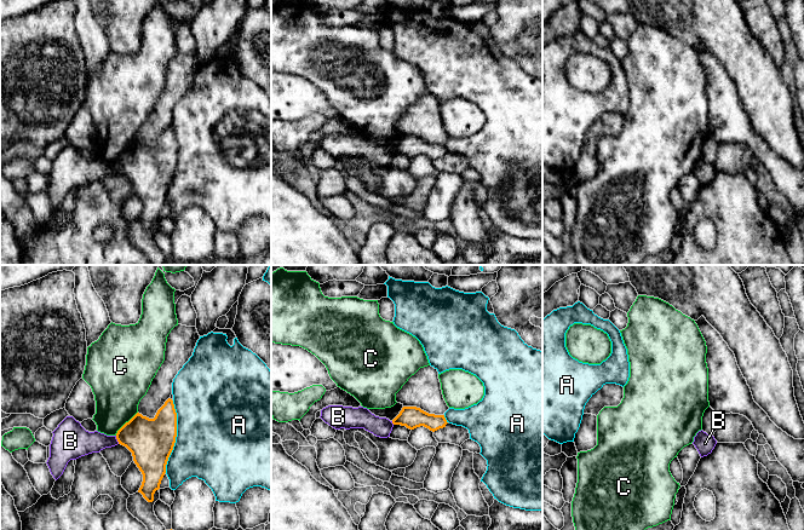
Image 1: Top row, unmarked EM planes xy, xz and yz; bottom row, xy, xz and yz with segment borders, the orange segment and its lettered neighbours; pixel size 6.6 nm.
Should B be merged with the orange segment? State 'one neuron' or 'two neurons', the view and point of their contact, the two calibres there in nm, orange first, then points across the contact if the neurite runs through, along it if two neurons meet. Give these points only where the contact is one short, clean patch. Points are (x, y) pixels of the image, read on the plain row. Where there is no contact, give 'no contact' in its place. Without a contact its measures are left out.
two neurons | xy (116, 167) | 300/190 nm | along xy (115, 165), (119, 172)

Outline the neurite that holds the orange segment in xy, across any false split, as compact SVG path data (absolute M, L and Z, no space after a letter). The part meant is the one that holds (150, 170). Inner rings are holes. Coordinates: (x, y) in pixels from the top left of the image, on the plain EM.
M168 127L154 148L137 142L116 162L119 173L126 175L143 203L138 219L148 231L160 218L166 202L166 194L177 166L177 142L173 129Z

